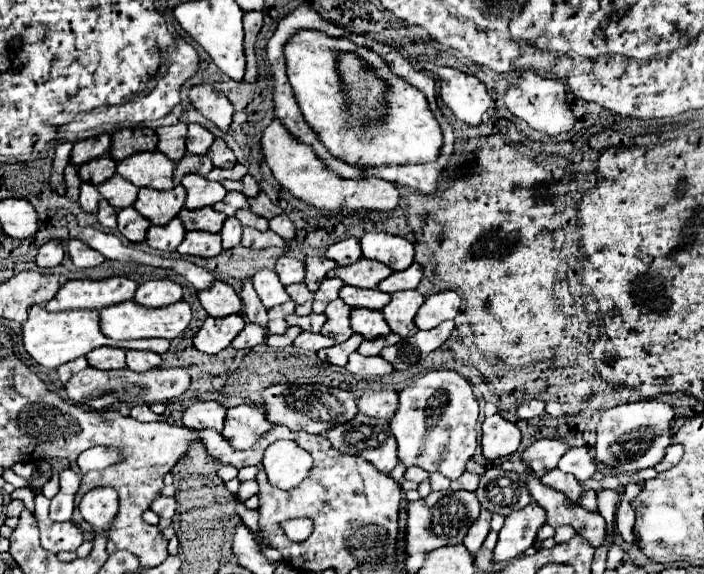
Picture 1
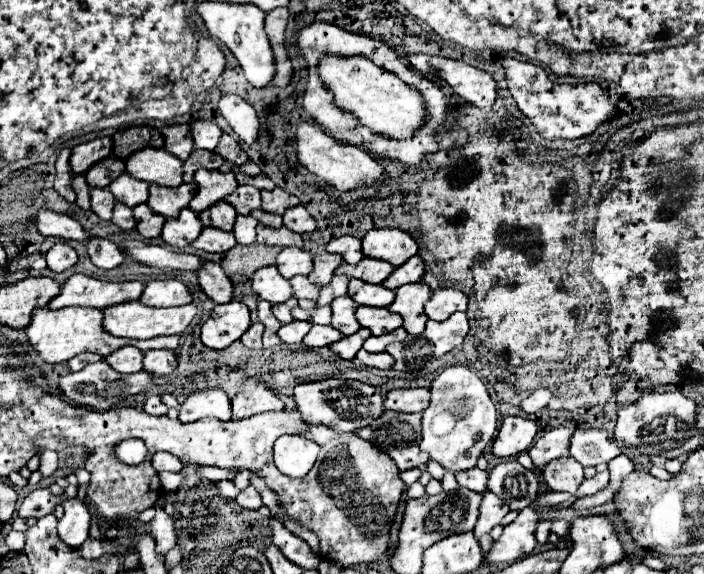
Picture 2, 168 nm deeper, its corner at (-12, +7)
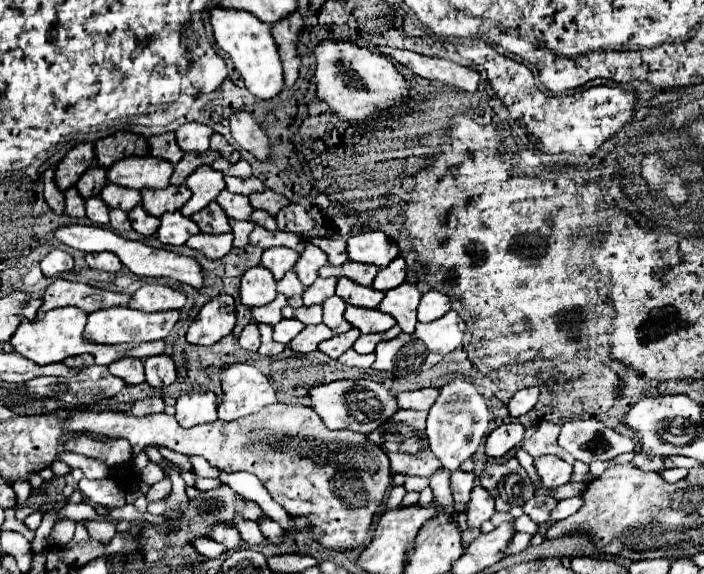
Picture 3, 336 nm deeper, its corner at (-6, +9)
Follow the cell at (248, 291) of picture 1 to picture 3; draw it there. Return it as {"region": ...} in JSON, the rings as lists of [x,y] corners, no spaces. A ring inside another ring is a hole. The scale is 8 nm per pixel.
{"region":[[[258,324],[258,328],[260,328],[260,334],[262,334],[262,346],[260,346],[260,354],[262,356],[278,356],[280,352],[284,352],[286,350],[286,344],[278,344],[278,342],[274,342],[272,340],[272,328],[270,326],[266,326],[266,324]]]}

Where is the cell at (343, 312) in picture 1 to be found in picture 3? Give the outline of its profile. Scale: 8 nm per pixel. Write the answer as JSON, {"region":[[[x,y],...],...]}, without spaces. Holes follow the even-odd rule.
{"region":[[[332,296],[328,298],[324,304],[324,324],[334,332],[334,334],[344,334],[348,332],[352,326],[344,320],[344,310],[346,310],[346,302],[342,302],[342,298]]]}

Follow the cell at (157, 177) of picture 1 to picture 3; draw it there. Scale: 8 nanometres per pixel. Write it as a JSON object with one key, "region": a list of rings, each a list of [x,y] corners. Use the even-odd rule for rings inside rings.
{"region":[[[124,158],[108,168],[108,182],[124,188],[164,188],[170,184],[172,164],[160,158]]]}

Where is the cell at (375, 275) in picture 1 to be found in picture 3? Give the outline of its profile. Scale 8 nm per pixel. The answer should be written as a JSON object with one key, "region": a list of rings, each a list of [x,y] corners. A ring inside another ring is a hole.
{"region":[[[350,260],[344,262],[342,266],[330,266],[330,264],[326,264],[326,266],[322,266],[318,270],[320,278],[330,278],[330,276],[340,278],[340,276],[346,276],[346,278],[350,278],[352,282],[356,282],[360,286],[372,286],[372,280],[374,280],[376,274],[378,274],[376,266],[366,266],[366,264],[350,262]]]}

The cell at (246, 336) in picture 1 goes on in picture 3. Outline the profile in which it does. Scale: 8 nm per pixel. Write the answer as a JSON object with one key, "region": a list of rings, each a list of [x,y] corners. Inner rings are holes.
{"region":[[[254,322],[248,324],[248,326],[242,330],[238,342],[240,342],[240,346],[242,346],[244,350],[256,352],[256,350],[260,348],[260,332],[258,332],[258,326],[256,326]]]}

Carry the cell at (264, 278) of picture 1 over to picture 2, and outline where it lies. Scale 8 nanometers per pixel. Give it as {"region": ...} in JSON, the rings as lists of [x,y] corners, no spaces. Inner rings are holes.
{"region":[[[264,266],[252,276],[252,290],[260,300],[268,300],[270,304],[280,304],[294,296],[292,284],[284,280],[276,266]]]}

